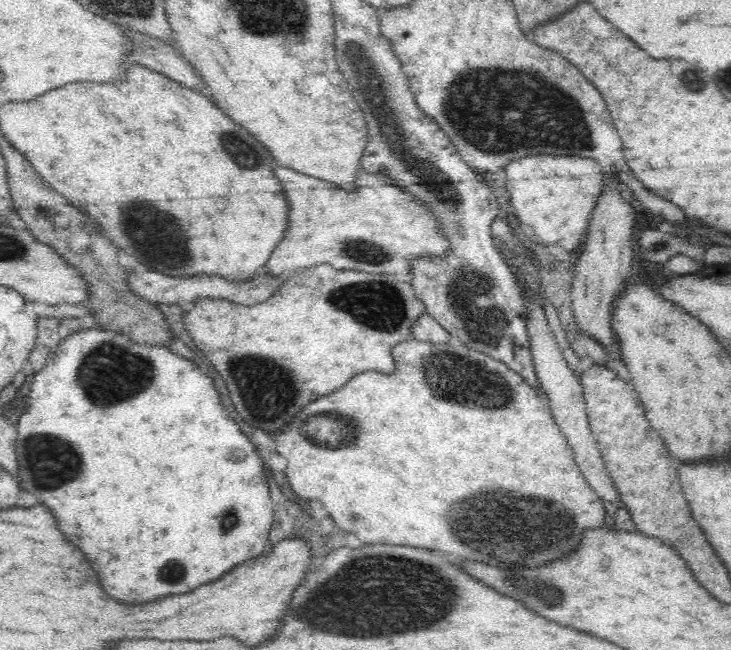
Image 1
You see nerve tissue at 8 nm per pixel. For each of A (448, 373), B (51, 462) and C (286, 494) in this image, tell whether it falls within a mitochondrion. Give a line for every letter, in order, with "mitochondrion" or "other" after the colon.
A: mitochondrion
B: mitochondrion
C: other

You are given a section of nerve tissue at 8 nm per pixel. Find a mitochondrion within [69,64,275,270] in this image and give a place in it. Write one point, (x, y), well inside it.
(249, 157)

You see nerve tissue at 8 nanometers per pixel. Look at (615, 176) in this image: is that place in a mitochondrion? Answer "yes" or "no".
no

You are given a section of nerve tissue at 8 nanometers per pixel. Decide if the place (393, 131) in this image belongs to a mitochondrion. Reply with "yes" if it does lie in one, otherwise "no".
yes

